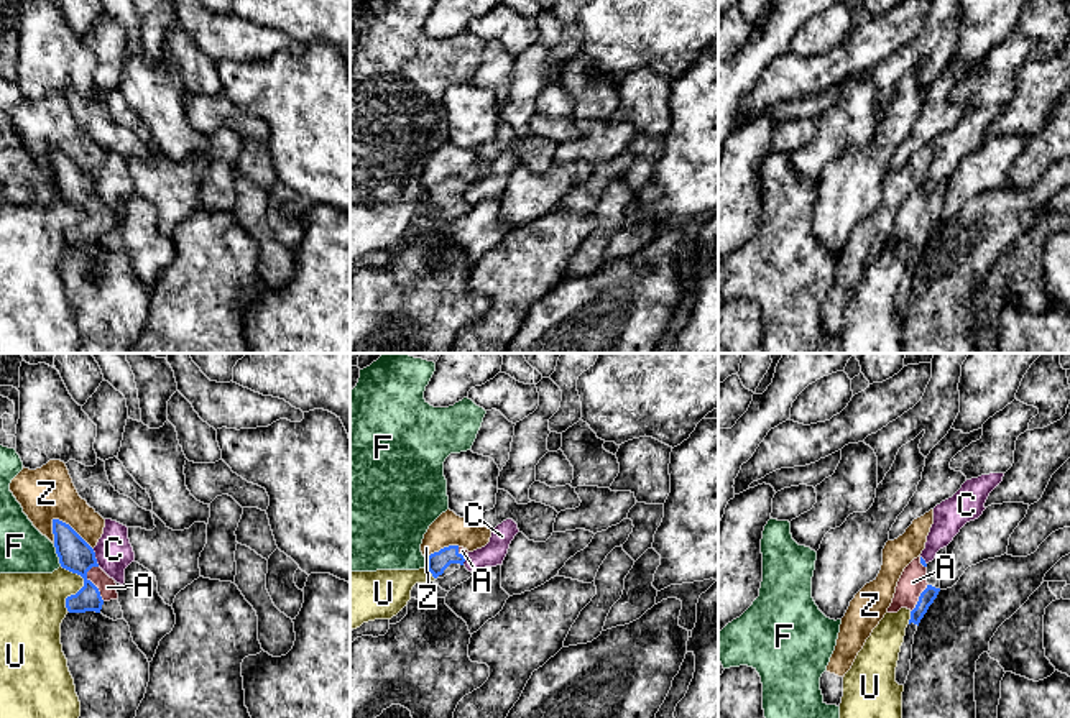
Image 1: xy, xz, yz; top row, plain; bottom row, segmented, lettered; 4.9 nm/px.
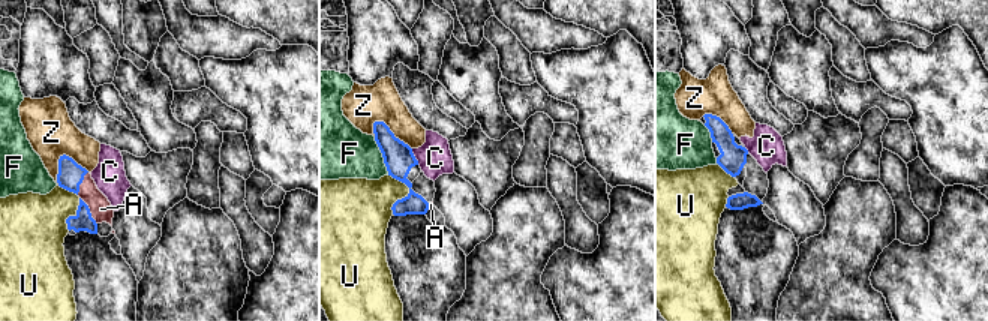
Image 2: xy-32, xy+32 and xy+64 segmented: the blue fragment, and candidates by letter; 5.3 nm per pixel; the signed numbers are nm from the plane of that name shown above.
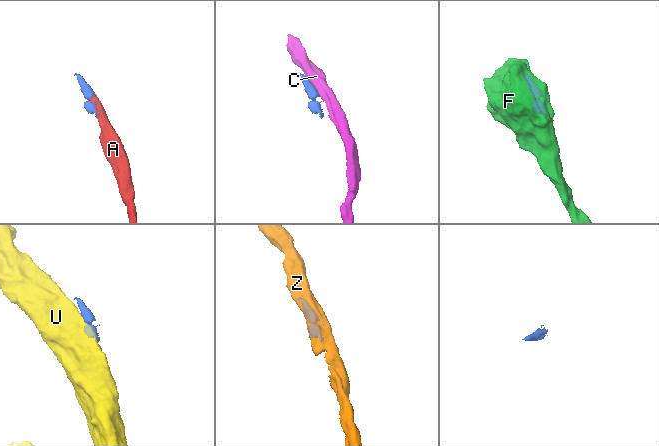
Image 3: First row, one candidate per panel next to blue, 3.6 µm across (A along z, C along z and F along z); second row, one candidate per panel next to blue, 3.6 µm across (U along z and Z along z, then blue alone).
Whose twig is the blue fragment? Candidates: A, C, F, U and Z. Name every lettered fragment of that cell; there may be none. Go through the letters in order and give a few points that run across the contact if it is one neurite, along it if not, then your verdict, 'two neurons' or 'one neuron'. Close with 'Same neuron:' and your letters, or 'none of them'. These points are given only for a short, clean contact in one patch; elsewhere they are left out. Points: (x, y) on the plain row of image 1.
A: line xy (76, 188), (87, 199), (92, 216), (107, 219); one neuron
C: line xy (92, 181), (99, 197); two neurons
F: line xy (53, 176), (61, 197); two neurons
U: two neurons
Z: two neurons
Same neuron: A

